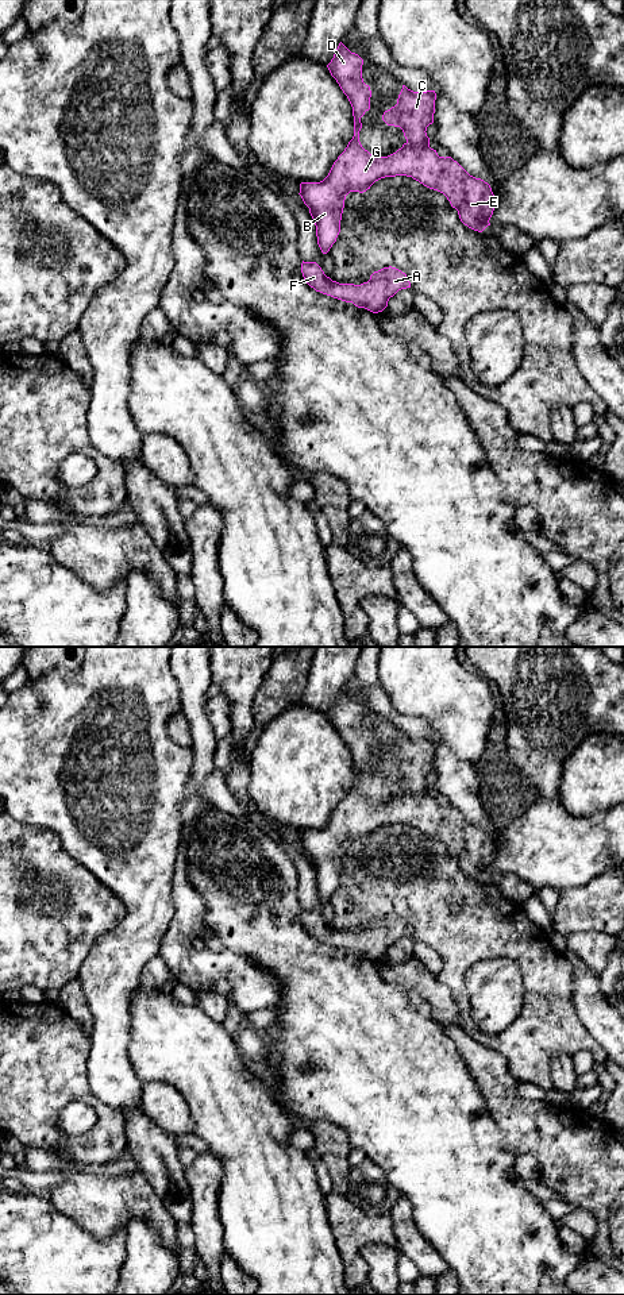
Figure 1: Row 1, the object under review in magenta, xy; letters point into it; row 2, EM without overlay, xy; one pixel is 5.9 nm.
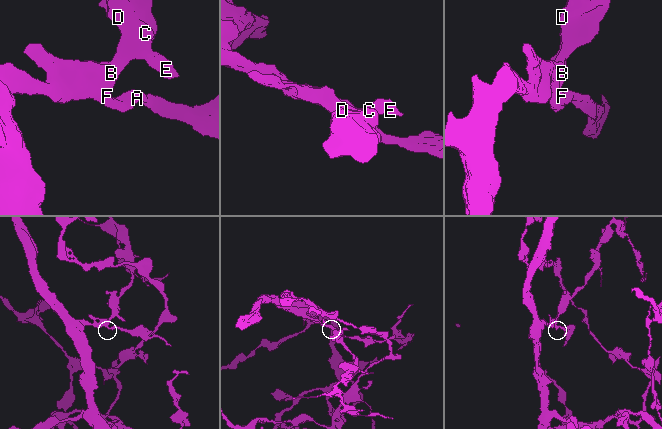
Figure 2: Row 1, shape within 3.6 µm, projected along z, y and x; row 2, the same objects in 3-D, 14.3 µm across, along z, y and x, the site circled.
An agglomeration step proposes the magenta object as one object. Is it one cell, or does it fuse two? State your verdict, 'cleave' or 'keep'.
keep

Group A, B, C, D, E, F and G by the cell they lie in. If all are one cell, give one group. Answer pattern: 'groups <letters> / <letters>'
groups A B C D E F G

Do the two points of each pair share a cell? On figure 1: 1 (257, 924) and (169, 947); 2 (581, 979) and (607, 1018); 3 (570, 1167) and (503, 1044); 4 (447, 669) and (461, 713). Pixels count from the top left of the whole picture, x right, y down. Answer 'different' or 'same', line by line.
1: different
2: same
3: different
4: same

